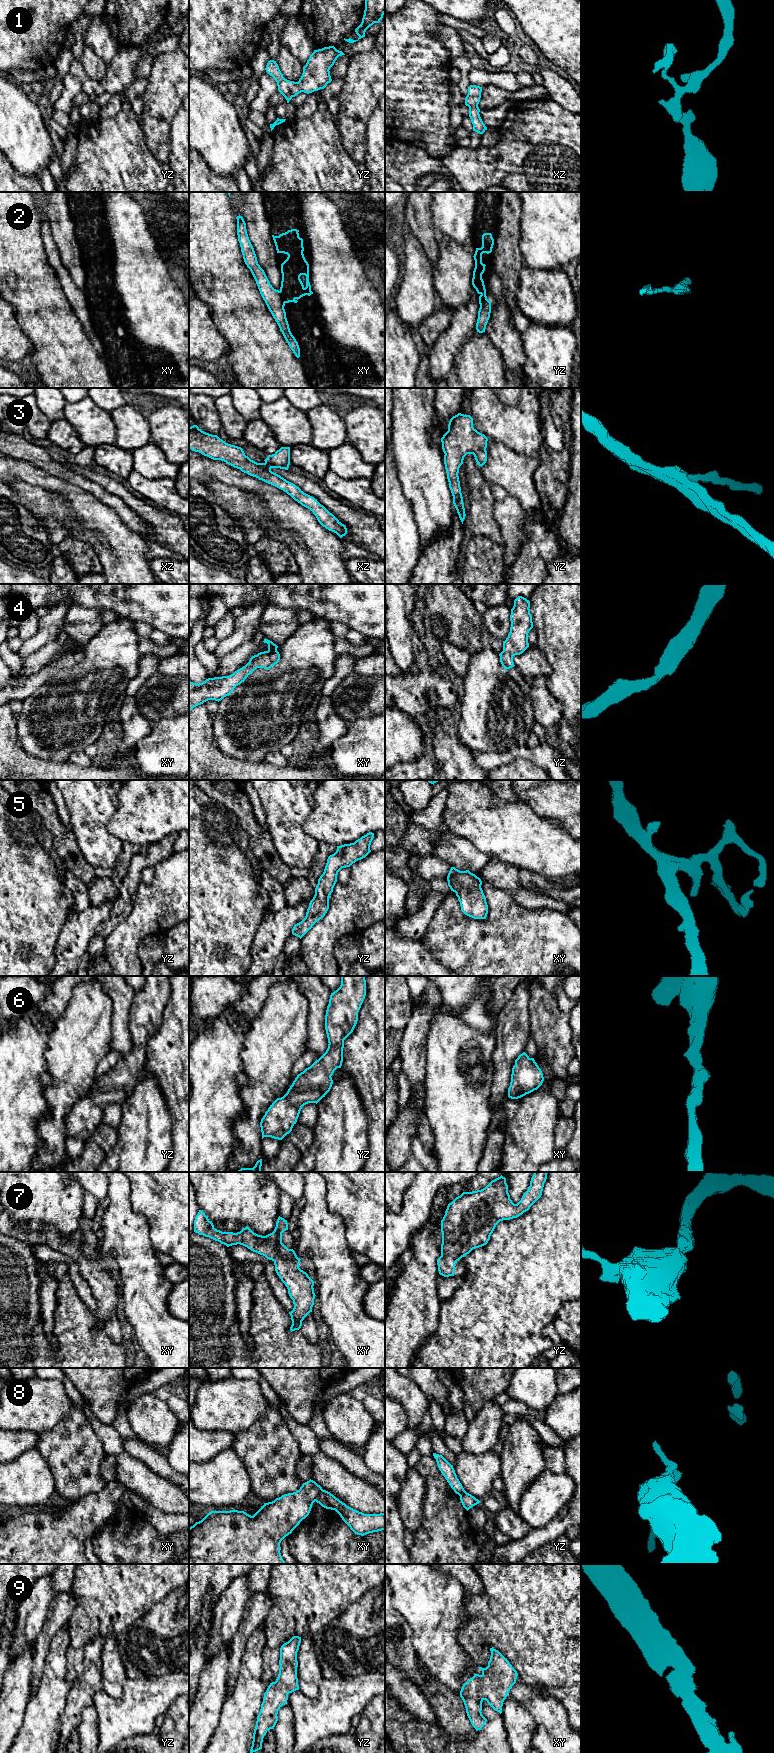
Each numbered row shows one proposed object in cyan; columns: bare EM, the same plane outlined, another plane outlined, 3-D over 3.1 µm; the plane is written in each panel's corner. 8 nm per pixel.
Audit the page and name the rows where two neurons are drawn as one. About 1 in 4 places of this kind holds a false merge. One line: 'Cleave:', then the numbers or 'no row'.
Cleave: 2, 8

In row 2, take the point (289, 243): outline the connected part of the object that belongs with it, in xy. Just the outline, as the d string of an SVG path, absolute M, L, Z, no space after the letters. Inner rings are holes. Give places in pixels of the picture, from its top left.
M291 229L279 236L272 235L277 253L288 255L281 264L280 292L285 303L297 303L301 297L313 294L309 282L309 264L303 254L303 239L298 232L297 229Z

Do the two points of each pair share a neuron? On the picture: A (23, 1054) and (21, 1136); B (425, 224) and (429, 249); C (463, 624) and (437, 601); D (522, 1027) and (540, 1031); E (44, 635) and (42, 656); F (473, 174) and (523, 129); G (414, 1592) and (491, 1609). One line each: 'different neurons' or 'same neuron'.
A: same neuron
B: same neuron
C: same neuron
D: different neurons
E: different neurons
F: same neuron
G: different neurons

